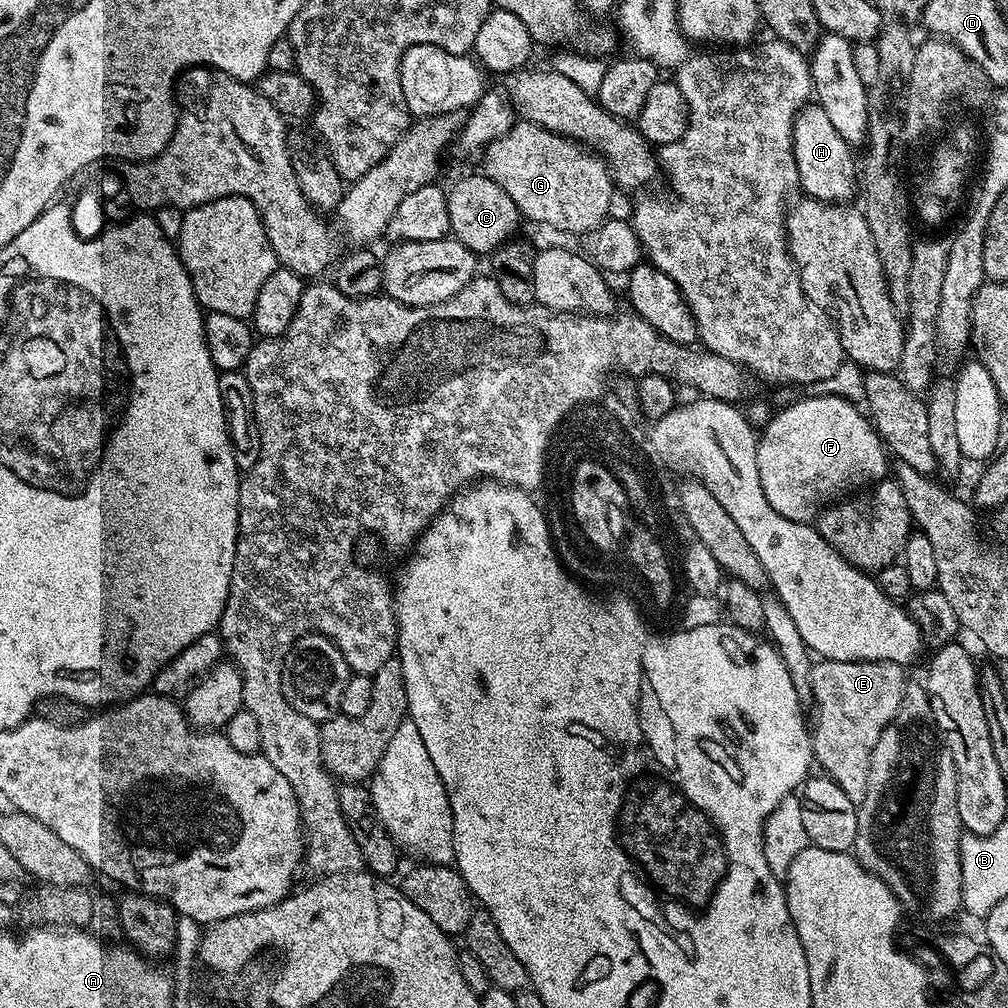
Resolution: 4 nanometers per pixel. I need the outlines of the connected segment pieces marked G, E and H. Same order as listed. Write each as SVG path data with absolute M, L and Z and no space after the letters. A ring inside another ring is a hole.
M516 122L506 134L502 134L494 142L490 142L482 153L484 160L483 175L498 182L510 198L514 198L514 206L518 206L521 217L525 221L533 220L536 224L545 224L548 228L557 228L560 232L595 233L596 229L609 219L612 208L612 192L614 181L607 163L597 153L587 149L567 136L546 130L537 124Z
M821 659L819 662L813 663L812 666L812 695L811 703L816 703L816 724L811 725L810 731L812 734L812 754L817 765L821 764L825 768L823 770L826 776L833 780L842 792L846 794L850 802L854 805L859 805L866 798L866 786L870 778L870 754L874 750L874 746L878 742L878 738L882 734L882 730L886 730L886 726L898 714L898 706L902 706L902 694L904 693L904 685L906 683L905 665L895 664L893 660L855 660L854 662L838 662L837 660Z
M809 102L800 109L792 131L792 149L794 150L794 162L798 166L800 188L805 197L822 200L825 204L843 204L851 201L852 195L857 195L858 164L855 159L852 161L853 145L848 144L846 138L841 138L838 130L834 130L834 125L830 123L826 110L822 110L819 104Z

